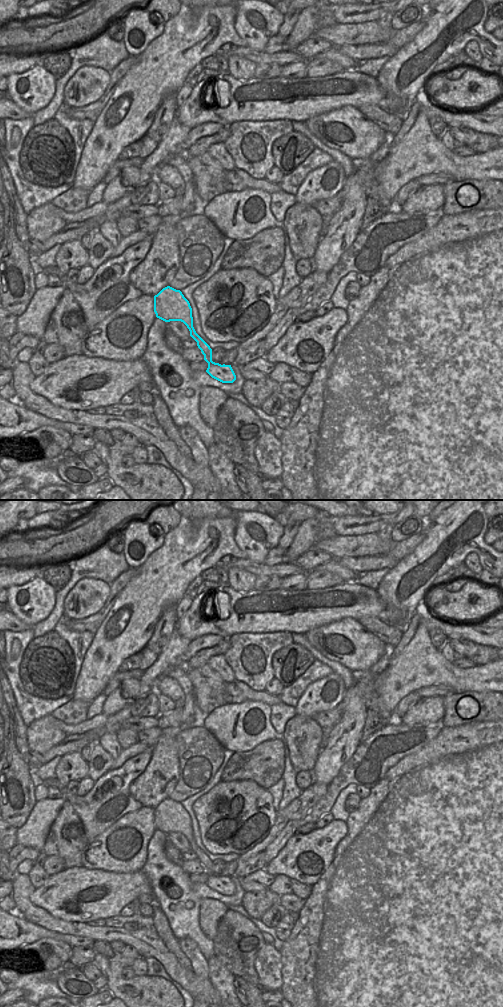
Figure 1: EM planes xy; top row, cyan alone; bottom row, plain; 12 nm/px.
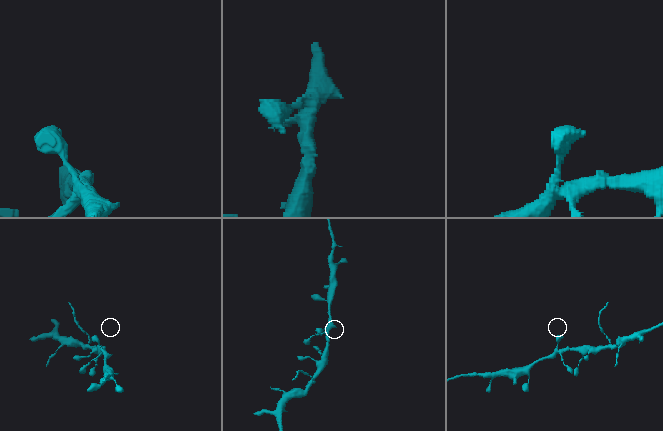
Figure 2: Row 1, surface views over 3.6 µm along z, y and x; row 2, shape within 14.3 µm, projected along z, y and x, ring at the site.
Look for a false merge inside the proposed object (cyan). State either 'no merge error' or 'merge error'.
no merge error

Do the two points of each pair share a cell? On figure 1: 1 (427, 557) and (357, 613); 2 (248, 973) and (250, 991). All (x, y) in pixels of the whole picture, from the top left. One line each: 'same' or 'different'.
1: different
2: different

